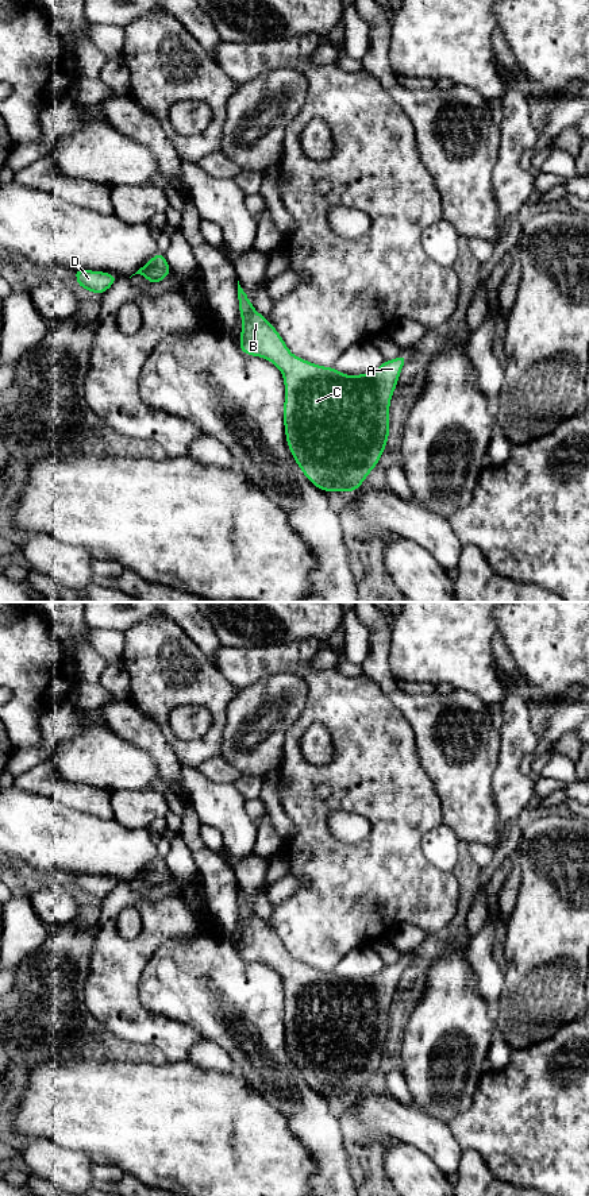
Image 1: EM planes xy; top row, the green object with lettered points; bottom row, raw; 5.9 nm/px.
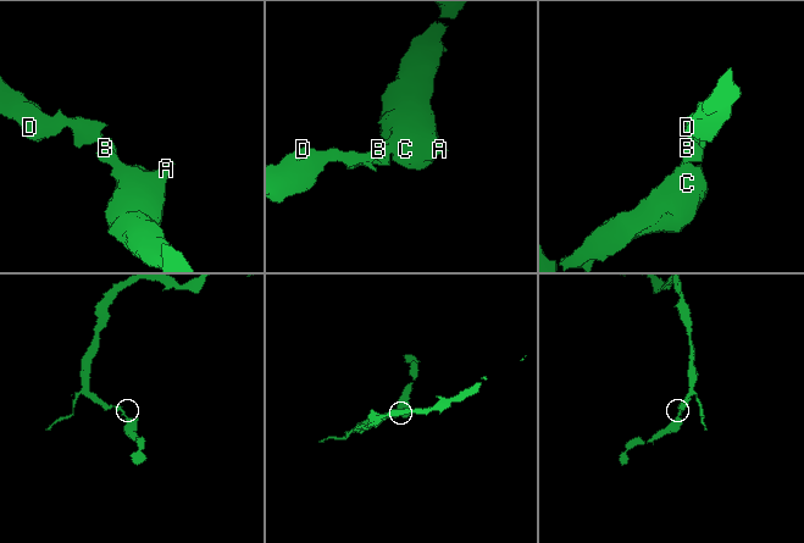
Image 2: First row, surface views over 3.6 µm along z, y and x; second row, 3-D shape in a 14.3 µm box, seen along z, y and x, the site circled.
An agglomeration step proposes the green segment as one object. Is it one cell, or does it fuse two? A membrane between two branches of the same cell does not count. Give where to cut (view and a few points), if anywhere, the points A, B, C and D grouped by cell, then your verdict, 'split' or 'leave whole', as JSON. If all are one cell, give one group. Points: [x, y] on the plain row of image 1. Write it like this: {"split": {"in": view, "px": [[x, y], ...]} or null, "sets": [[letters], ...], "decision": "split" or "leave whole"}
{"split": null, "sets": [["A", "B", "C", "D"]], "decision": "leave whole"}

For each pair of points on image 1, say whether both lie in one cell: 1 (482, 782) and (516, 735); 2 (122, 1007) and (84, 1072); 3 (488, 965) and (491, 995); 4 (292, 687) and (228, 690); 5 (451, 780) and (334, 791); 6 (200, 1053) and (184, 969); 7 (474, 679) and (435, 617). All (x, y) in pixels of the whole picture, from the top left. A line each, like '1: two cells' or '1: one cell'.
1: two cells
2: two cells
3: one cell
4: two cells
5: two cells
6: two cells
7: one cell

